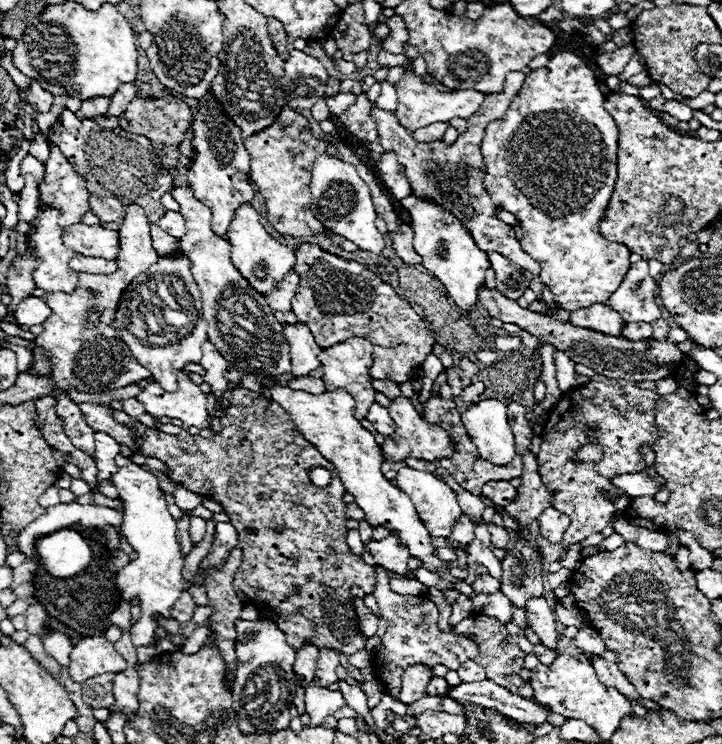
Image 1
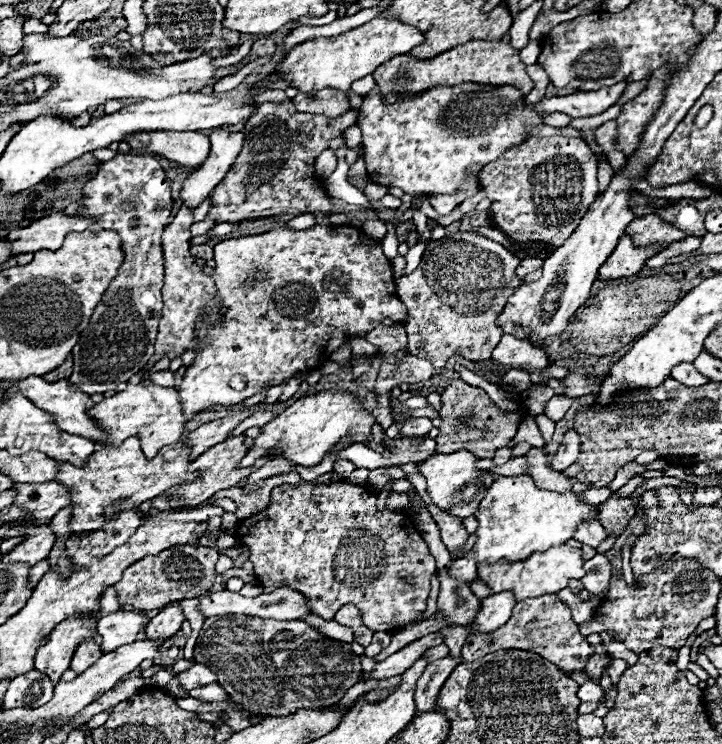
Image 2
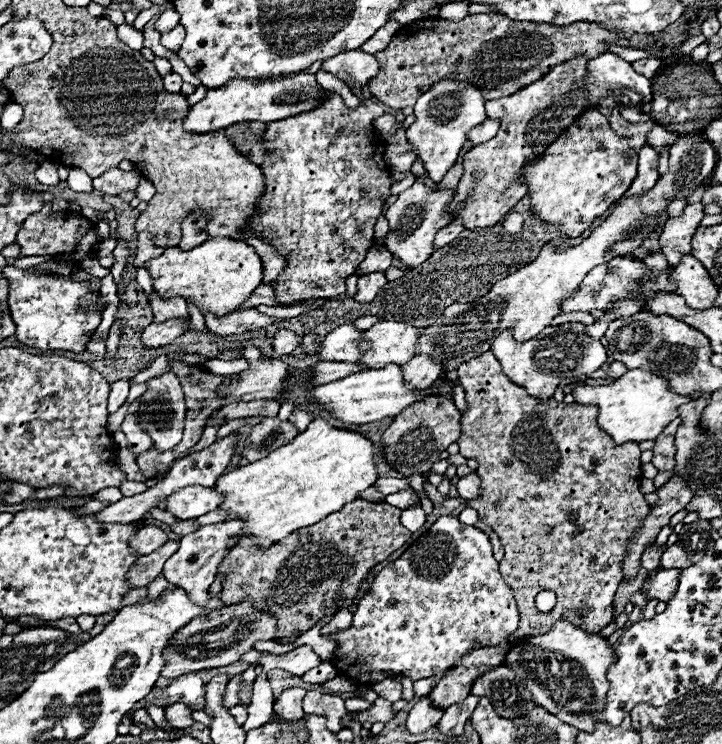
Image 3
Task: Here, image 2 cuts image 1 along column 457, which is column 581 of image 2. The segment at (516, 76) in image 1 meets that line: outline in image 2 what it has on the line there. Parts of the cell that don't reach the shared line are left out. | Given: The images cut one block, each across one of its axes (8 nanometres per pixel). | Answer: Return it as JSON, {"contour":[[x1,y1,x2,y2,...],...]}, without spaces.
{"contour":[[552,136,552,138,534,138,532,148,510,148,498,160,486,164,480,172,482,188,488,192,492,200,490,216,498,230,502,230,514,242,534,242,542,240,552,246,564,244,568,236,576,230,580,218,588,212,590,204,598,194,596,180,596,156,580,138]]}

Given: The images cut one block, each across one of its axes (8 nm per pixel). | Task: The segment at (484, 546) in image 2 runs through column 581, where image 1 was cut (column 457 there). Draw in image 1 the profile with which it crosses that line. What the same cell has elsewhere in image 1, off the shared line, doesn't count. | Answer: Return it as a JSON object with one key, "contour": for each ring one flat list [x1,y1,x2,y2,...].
{"contour":[[402,468,396,476,396,486,410,496,416,512,418,512,418,518,422,520,422,524,428,528,428,534,432,538,448,538,454,524,458,522,458,518,462,516,462,510,458,506,458,500,456,500,456,494,454,490,442,482,438,476,430,474,430,472,420,472,420,470,414,470,414,468]]}

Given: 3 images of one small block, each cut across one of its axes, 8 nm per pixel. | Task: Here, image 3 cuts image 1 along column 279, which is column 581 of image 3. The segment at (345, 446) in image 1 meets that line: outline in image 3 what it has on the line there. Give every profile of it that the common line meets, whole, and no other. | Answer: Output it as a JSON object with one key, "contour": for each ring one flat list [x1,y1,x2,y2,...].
{"contour":[[631,369,607,385,576,386,572,396,580,404,596,404,600,408,598,424,608,436,612,436,616,444,656,440,664,426,668,426,674,418,680,416,678,408,682,404,692,402,692,398,672,392,665,378,643,369]]}

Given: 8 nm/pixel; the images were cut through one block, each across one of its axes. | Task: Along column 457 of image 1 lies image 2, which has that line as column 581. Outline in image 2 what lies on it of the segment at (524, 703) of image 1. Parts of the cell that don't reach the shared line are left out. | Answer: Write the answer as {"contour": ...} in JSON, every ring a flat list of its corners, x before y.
{"contour":[[586,682,578,690,578,698,580,700,602,700,604,698,604,690,596,682]]}

